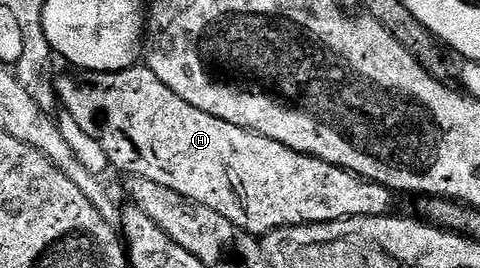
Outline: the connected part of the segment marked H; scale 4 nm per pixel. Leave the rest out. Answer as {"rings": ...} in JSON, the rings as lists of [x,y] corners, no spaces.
{"rings":[[[136,64],[127,70],[107,73],[89,70],[71,73],[73,74],[59,74],[56,77],[54,75],[53,85],[58,101],[61,103],[62,109],[69,116],[73,116],[81,130],[85,132],[85,136],[97,136],[101,148],[105,150],[105,156],[108,157],[110,165],[114,169],[125,170],[124,173],[129,176],[144,177],[145,180],[164,185],[165,188],[171,188],[199,204],[205,204],[206,208],[219,212],[221,216],[225,216],[227,220],[231,220],[233,224],[247,230],[250,234],[262,236],[268,234],[270,230],[280,230],[282,226],[308,226],[314,222],[336,222],[342,218],[381,218],[392,213],[391,205],[394,204],[396,195],[391,187],[382,186],[379,182],[370,182],[368,178],[362,178],[360,174],[354,174],[345,168],[334,166],[309,154],[302,154],[277,140],[271,140],[269,136],[261,136],[257,132],[246,130],[237,124],[229,124],[229,120],[209,116],[209,112],[201,112],[201,108],[193,108],[193,104],[185,104],[185,100],[181,100],[181,96],[177,96],[177,92],[173,92],[173,88],[165,88],[165,84],[161,84],[161,80],[157,80],[157,76],[153,76],[153,72],[148,70],[146,65]]]}

